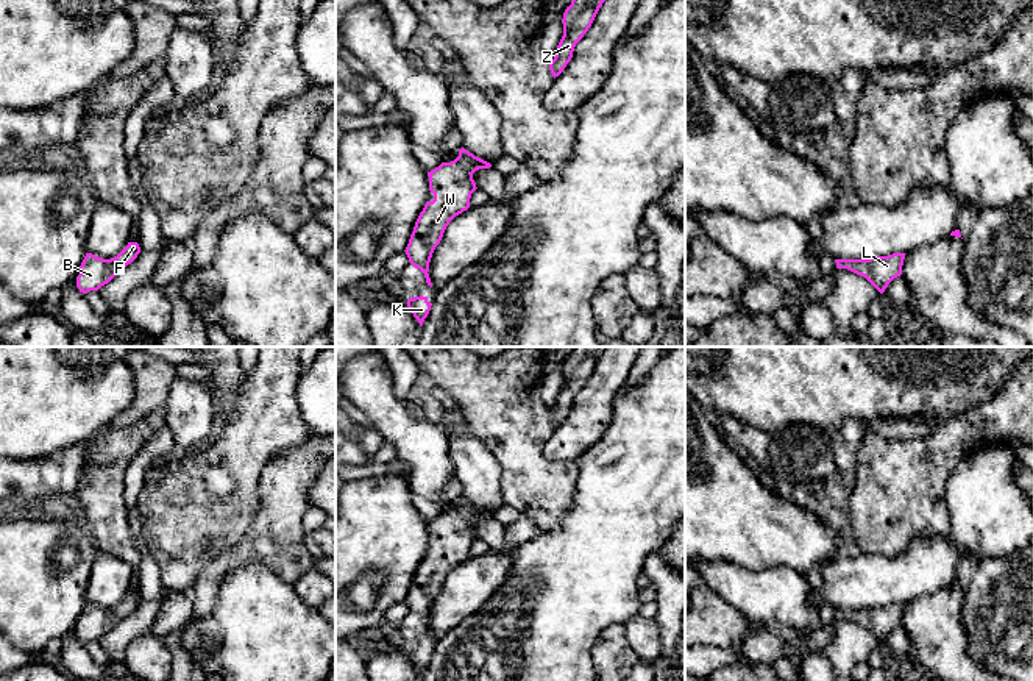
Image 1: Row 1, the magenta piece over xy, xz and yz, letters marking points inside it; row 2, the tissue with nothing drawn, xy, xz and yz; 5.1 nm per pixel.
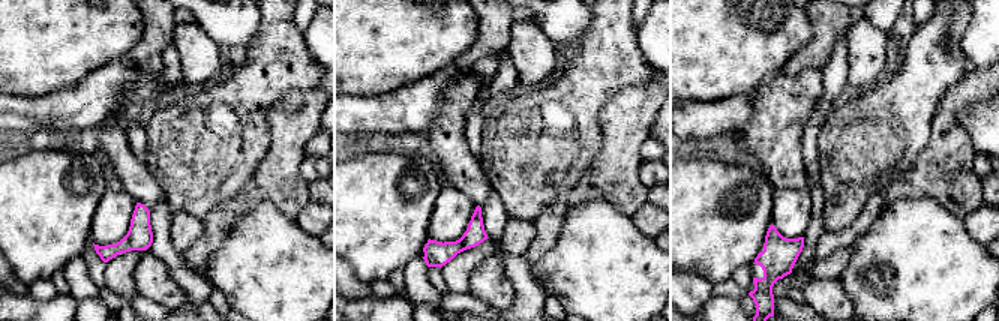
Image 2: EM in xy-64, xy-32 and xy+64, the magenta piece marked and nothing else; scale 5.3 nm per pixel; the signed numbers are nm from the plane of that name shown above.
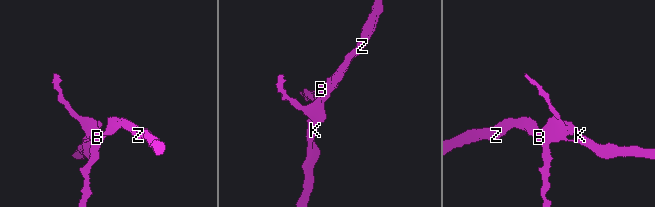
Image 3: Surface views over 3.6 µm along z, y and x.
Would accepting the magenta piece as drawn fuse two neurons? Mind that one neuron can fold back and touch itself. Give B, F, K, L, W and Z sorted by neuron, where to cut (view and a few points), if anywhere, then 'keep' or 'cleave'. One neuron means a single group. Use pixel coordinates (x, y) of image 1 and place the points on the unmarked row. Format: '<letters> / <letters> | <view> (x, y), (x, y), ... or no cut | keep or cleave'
B F K L W Z | no cut | keep

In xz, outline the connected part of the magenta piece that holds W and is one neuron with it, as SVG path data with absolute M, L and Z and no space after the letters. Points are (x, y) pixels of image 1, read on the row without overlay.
M462 497L454 511L442 512L428 522L429 540L434 544L434 550L426 551L404 601L409 612L424 623L431 637L432 633L428 622L432 603L449 572L470 558L471 544L477 539L473 523L488 517L492 517L490 512Z

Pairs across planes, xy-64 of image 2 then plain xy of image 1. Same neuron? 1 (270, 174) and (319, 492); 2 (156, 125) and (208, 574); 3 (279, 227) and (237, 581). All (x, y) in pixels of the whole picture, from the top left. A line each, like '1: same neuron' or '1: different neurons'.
1: different neurons
2: different neurons
3: same neuron

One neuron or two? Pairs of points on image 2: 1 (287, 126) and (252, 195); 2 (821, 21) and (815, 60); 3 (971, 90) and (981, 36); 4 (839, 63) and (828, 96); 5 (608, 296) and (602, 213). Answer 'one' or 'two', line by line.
1: one
2: one
3: two
4: one
5: one

